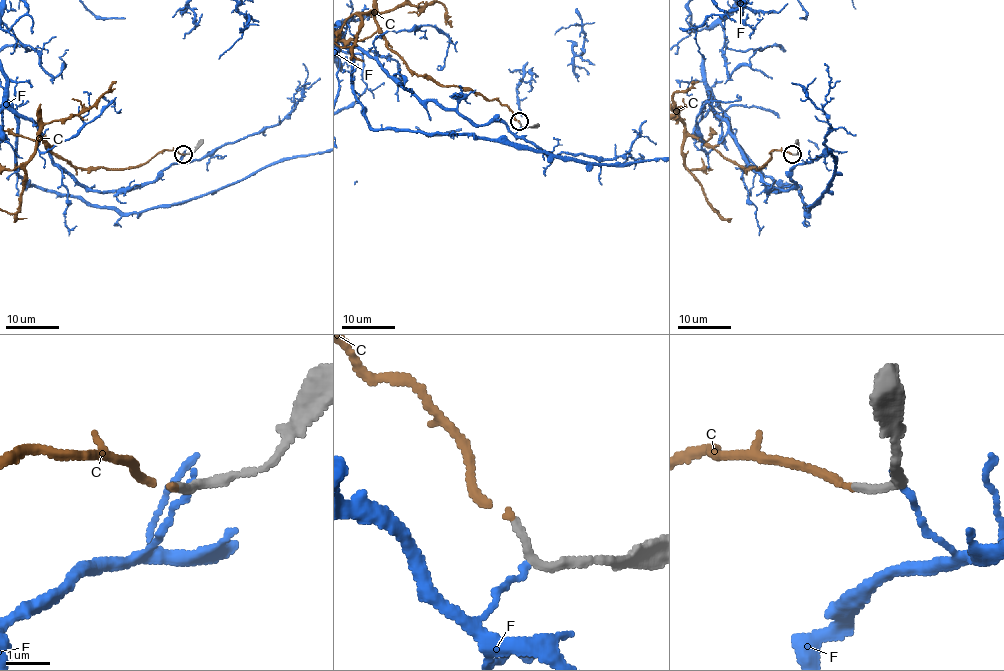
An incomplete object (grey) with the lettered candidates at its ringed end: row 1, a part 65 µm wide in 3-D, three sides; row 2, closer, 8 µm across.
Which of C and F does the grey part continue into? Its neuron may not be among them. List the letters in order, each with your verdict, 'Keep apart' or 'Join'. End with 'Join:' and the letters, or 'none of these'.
C: Join
F: Keep apart
Join: C

